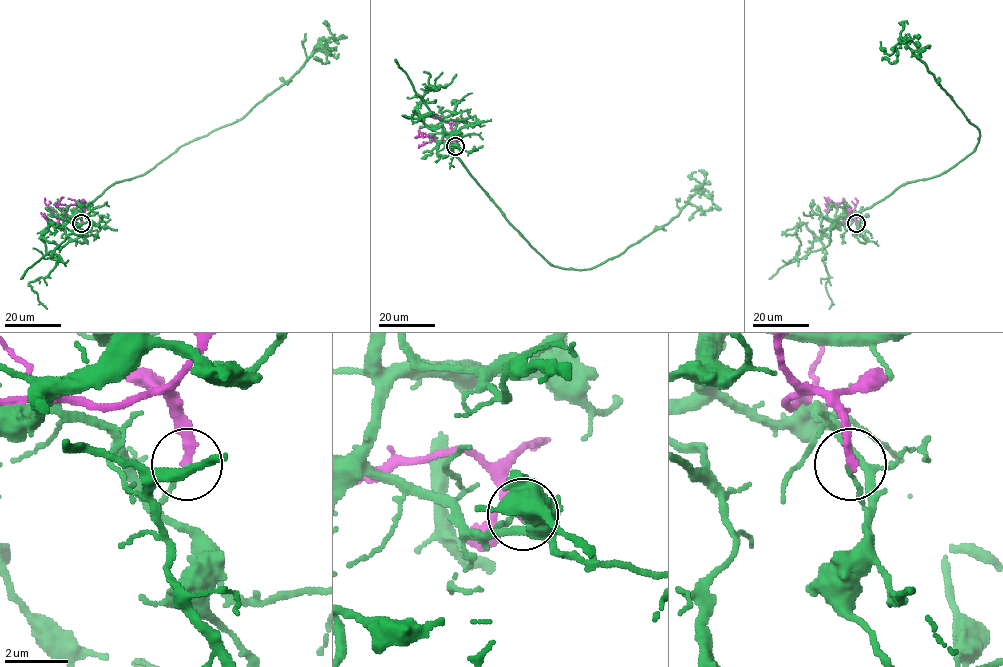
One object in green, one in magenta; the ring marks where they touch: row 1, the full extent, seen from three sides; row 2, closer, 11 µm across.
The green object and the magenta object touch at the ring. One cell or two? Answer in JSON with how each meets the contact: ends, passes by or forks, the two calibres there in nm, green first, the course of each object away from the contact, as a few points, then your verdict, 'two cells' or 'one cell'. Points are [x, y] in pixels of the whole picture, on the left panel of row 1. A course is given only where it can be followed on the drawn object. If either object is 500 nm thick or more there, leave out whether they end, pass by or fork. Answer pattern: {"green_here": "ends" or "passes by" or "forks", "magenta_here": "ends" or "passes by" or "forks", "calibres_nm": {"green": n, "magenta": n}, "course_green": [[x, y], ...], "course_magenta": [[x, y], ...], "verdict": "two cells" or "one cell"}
{"green_here": "ends", "magenta_here": "ends", "calibres_nm": {"green": 110, "magenta": 280}, "course_green": [[81, 223], [68, 219], [115, 183], [145, 173], [181, 146], [242, 118], [321, 41], [322, 60]], "course_magenta": [[81, 223], [82, 204], [61, 205], [59, 200], [64, 197]], "verdict": "two cells"}

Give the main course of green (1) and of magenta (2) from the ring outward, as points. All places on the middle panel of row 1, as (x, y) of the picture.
1: (455, 145), (442, 135), (519, 233), (550, 264), (575, 269), (616, 257), (675, 217), (700, 186), (696, 171)
2: (455, 146), (455, 130), (448, 122), (438, 118)

